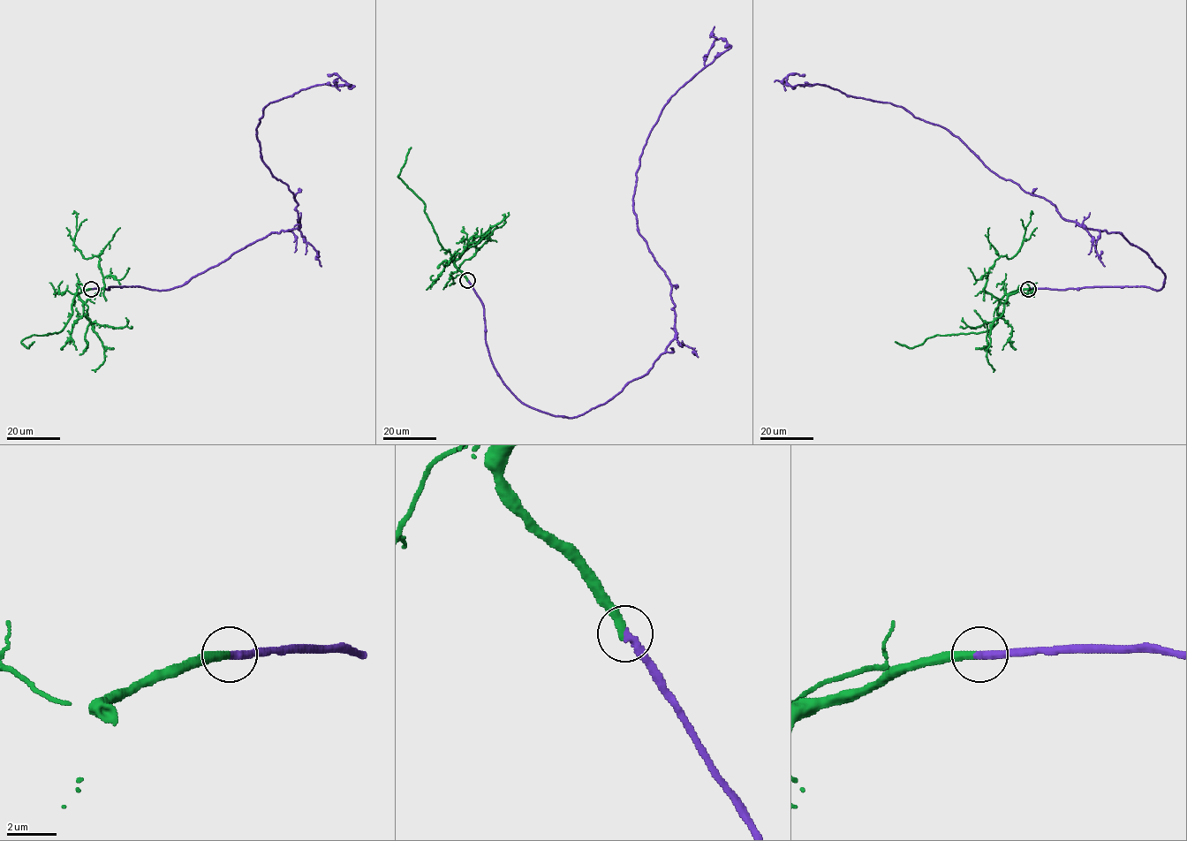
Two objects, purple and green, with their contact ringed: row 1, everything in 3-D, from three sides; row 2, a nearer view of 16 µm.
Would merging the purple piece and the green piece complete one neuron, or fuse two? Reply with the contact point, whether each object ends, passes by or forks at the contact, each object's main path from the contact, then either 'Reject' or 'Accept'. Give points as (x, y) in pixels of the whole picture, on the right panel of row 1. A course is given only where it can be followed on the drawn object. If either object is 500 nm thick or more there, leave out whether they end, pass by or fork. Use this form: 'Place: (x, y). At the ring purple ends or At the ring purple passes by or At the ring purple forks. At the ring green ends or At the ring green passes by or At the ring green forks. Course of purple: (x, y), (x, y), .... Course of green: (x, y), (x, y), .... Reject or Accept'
Place: (1028, 289). At the ring purple ends. At the ring green ends. Course of purple: (1028, 289), (1159, 290), (1165, 275), (1118, 232), (1065, 220), (943, 127), (889, 102), (786, 81), (805, 74). Course of green: (1028, 289), (1007, 294), (999, 300), (997, 322), (986, 331), (934, 335), (910, 348), (895, 341). Accept

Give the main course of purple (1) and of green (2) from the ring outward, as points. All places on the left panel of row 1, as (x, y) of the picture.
1: (91, 289), (182, 285), (298, 228), (295, 195), (261, 158), (256, 127), (269, 102), (354, 86), (327, 74)
2: (91, 289), (75, 295), (71, 315), (60, 332), (31, 335), (20, 342), (28, 348), (34, 341)

